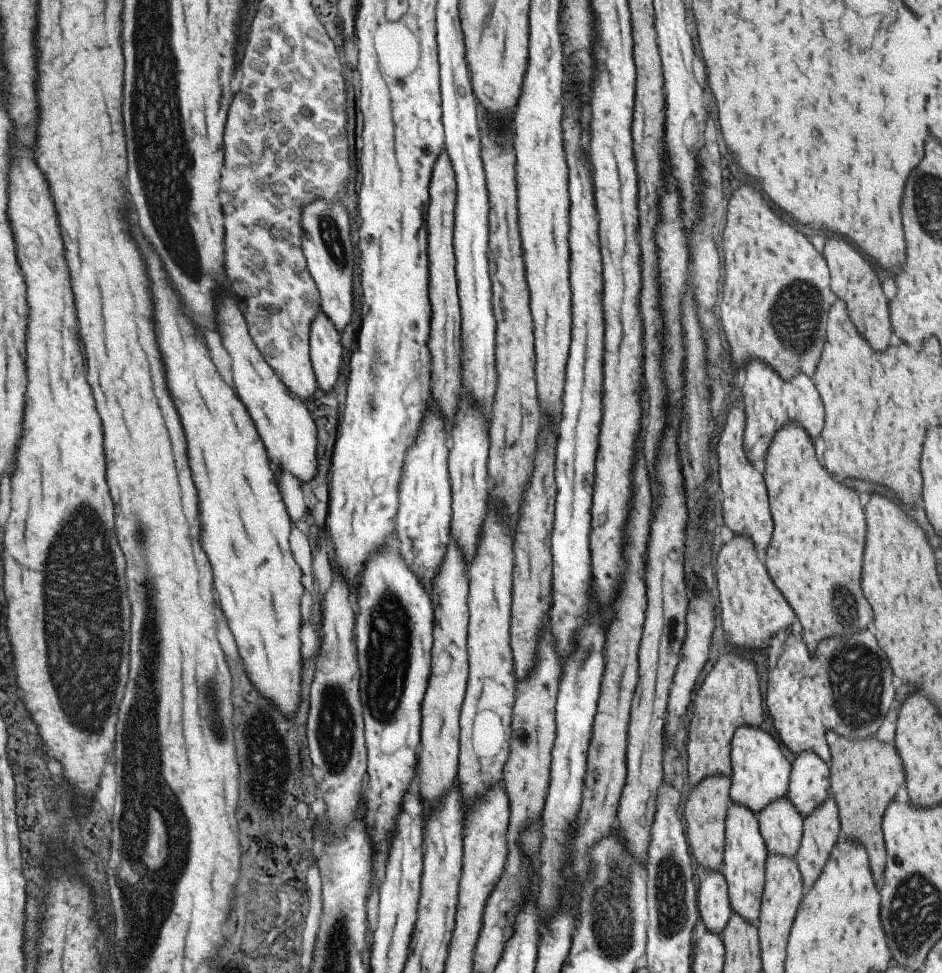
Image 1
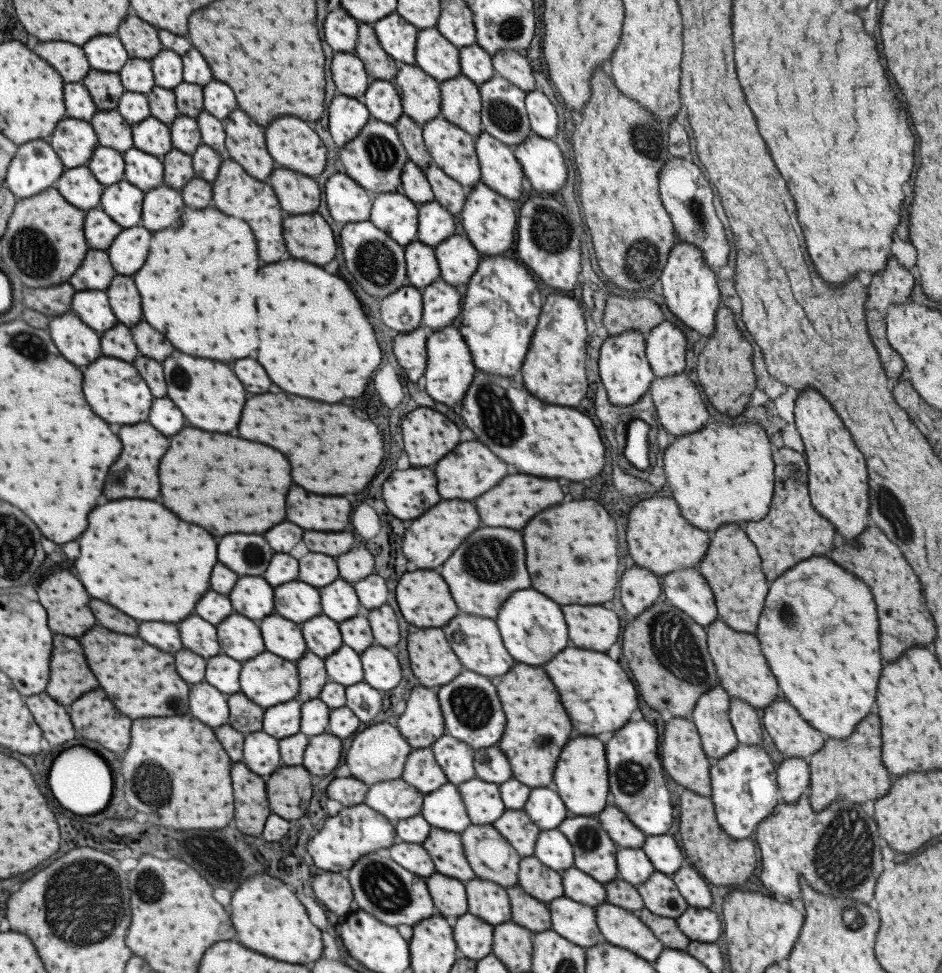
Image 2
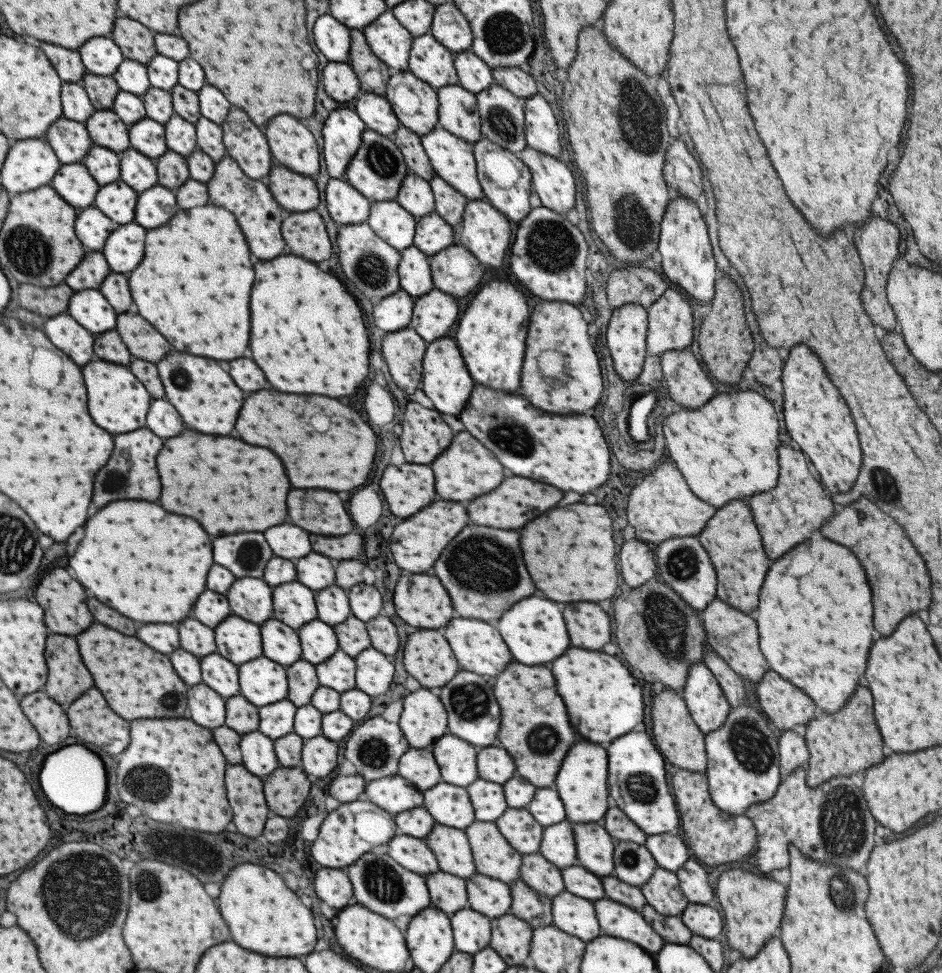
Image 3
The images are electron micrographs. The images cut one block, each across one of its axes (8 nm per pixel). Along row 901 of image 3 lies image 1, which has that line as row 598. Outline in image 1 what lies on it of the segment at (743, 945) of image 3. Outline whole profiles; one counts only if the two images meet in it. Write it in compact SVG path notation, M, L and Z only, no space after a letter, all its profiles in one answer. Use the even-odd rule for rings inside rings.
M733 535L729 542L722 544L715 558L715 586L719 600L719 618L723 632L733 644L755 652L769 647L769 642L777 632L787 630L794 622L794 612L766 571L765 565L757 557L753 543L747 536Z

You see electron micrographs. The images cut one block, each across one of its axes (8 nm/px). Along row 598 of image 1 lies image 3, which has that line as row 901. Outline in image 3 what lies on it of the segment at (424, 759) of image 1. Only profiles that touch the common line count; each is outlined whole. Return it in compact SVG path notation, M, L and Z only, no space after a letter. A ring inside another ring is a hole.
M437 871L425 876L429 906L438 908L449 916L467 906L466 879Z

